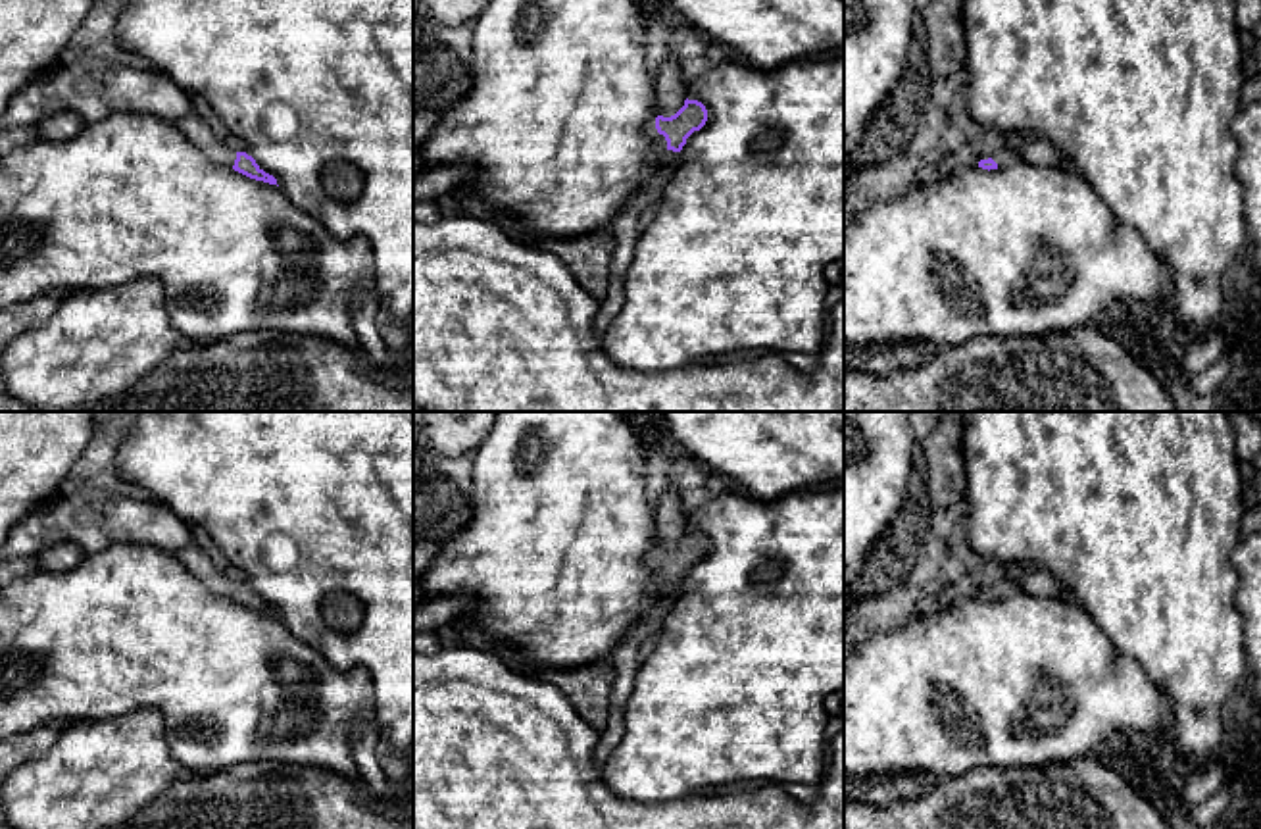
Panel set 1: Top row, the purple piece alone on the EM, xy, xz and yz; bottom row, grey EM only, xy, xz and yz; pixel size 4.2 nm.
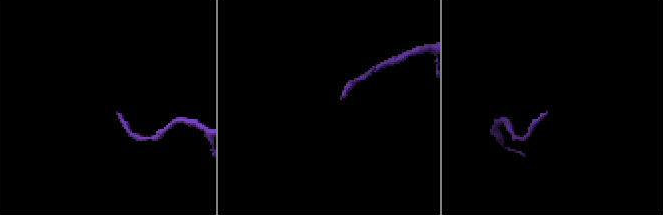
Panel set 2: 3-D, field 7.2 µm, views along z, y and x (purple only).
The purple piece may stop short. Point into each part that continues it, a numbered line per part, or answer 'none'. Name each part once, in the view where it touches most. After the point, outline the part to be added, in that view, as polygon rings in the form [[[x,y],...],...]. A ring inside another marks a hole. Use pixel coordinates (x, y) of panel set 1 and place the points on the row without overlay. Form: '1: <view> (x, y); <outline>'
1: xz (650, 560); [[[652,548],[646,558],[644,558],[644,564],[652,569],[652,573],[659,579],[667,579],[667,571],[663,565],[657,564],[655,560],[655,548]]]

